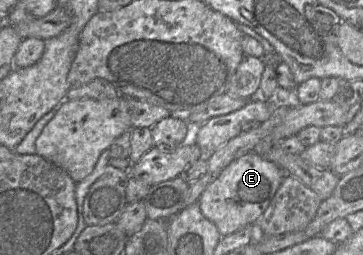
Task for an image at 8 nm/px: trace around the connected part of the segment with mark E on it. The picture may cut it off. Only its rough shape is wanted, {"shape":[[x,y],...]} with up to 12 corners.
{"shape":[[250,152],[197,203],[221,236],[255,225],[284,175]]}

